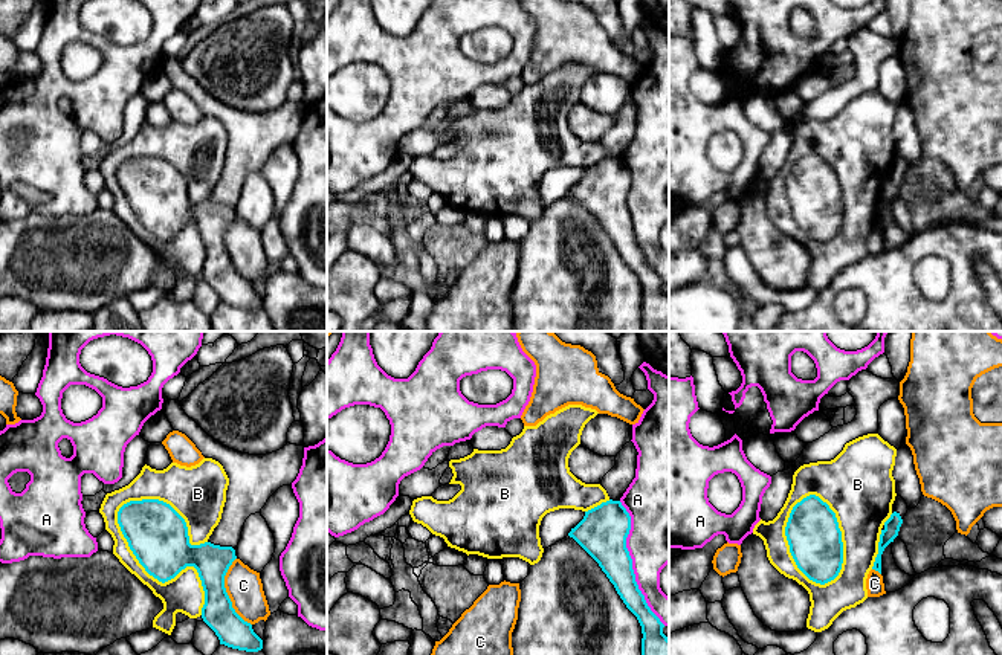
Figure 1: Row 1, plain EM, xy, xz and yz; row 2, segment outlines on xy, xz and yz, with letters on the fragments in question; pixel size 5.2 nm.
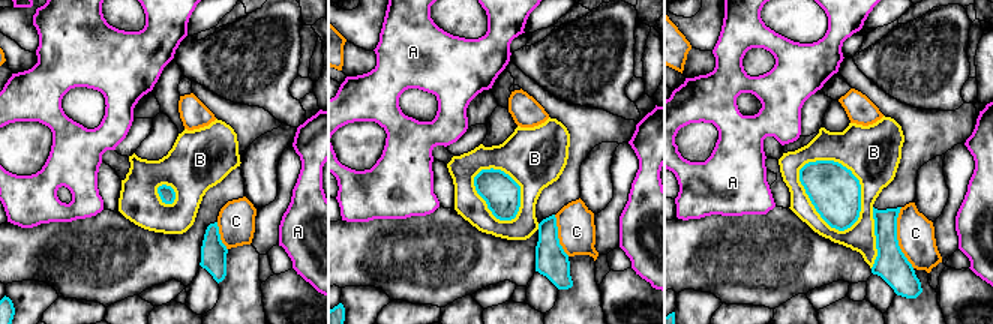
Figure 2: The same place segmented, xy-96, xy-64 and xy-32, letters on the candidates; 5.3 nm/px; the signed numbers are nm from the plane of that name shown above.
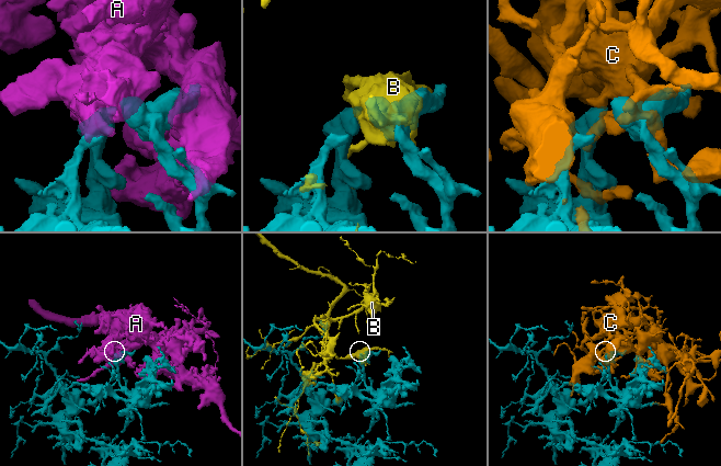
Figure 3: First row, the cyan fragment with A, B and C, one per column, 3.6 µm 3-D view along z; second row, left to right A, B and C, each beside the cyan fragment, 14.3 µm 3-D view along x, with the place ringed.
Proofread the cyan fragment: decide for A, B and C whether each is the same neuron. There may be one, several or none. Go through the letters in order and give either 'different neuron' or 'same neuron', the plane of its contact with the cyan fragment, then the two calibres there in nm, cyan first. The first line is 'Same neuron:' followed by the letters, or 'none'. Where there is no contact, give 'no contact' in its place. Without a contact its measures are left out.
Same neuron: none
A: different neuron; meets cyan in xz; 260 nm thick on the cyan side, 360 nm on the other
B: different neuron; meets cyan in xy; 320 nm thick on the cyan side, 200 nm on the other
C: different neuron; meets cyan in xy; 180 nm thick on the cyan side, 190 nm on the other

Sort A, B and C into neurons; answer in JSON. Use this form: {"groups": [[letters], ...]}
{"groups": [["A"], ["B"], ["C"]]}

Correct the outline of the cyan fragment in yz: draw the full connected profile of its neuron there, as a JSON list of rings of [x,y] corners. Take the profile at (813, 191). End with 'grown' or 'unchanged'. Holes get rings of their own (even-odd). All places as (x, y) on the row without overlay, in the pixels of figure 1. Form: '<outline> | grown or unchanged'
[[[810,153],[793,165],[785,194],[797,226],[810,238],[825,243],[839,234],[842,189],[836,171],[819,154]]] | unchanged

